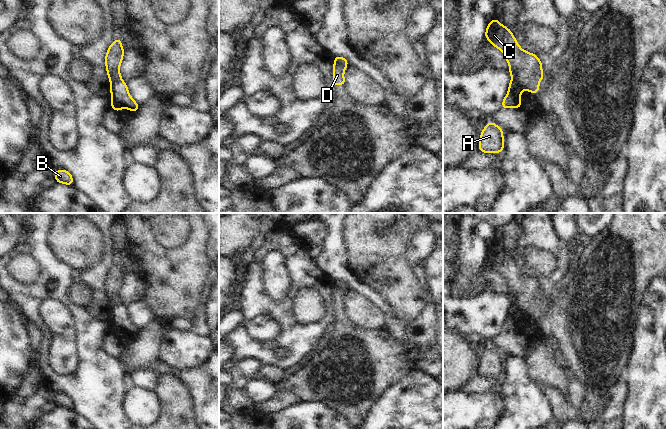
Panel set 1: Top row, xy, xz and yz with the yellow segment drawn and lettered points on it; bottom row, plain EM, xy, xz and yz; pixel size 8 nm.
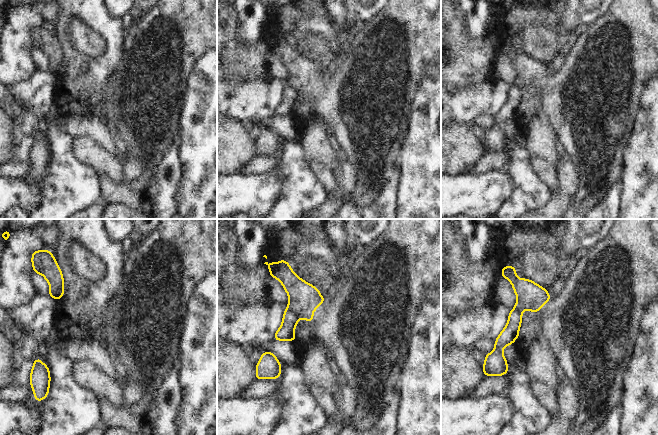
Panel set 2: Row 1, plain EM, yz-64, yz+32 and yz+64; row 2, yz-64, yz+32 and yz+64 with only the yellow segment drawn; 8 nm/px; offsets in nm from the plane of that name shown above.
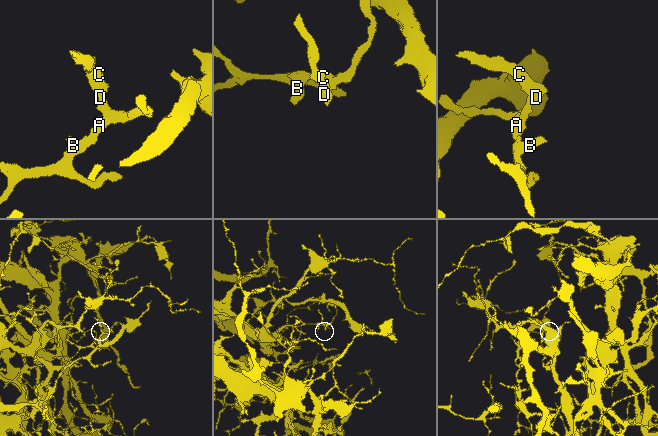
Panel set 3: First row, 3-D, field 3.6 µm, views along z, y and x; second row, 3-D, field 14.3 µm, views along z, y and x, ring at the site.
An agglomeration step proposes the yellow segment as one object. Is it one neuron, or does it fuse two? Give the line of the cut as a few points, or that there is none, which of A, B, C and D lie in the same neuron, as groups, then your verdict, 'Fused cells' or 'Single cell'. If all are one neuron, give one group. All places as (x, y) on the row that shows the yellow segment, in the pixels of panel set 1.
Split along yz (513, 78), (523, 87). Groups: A B / C D. Fused cells

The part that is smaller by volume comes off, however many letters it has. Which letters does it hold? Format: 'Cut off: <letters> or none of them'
Cut off: C, D

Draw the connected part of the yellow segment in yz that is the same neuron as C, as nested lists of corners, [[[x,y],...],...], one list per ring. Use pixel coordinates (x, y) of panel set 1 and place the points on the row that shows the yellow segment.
[[[496,18],[488,24],[485,37],[505,54],[512,78],[520,86],[536,94],[539,91],[539,81],[545,77],[539,58],[522,50],[510,29],[504,27]]]

